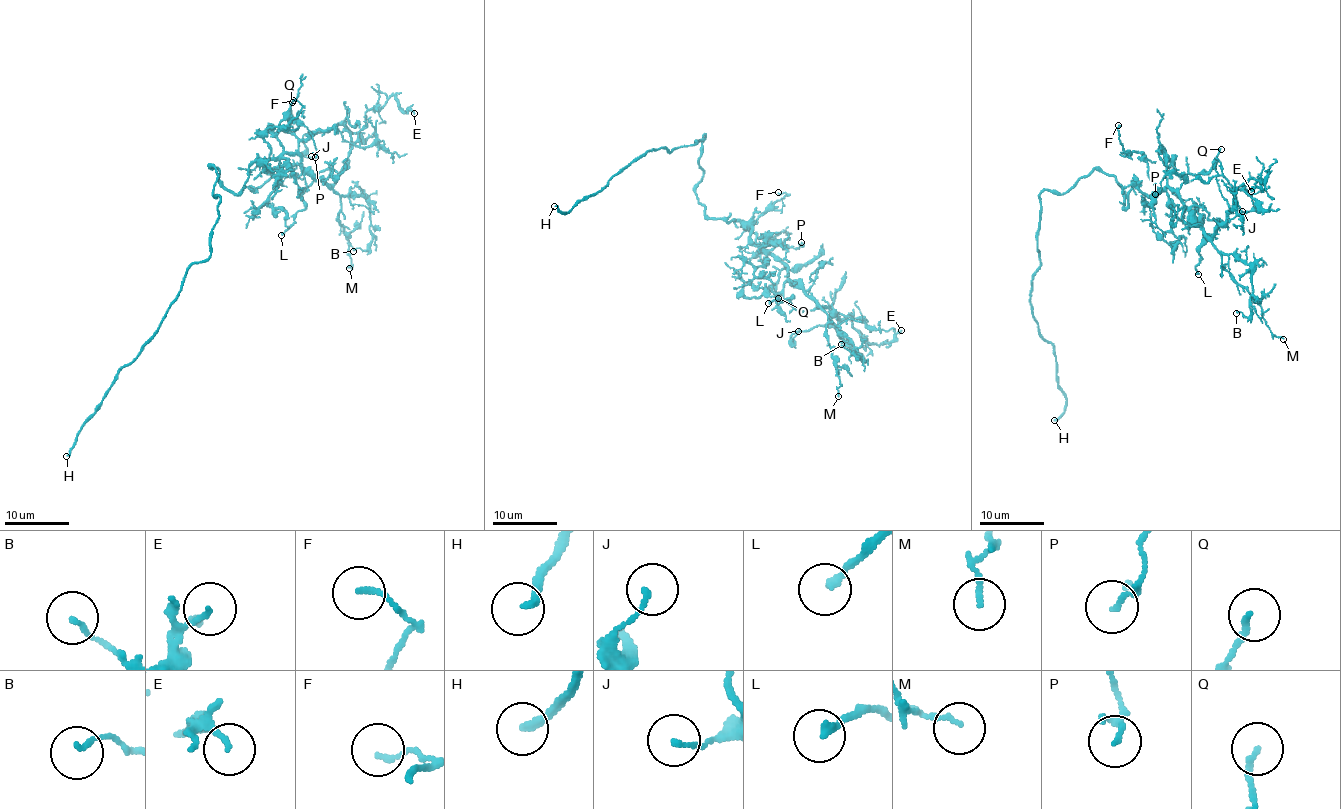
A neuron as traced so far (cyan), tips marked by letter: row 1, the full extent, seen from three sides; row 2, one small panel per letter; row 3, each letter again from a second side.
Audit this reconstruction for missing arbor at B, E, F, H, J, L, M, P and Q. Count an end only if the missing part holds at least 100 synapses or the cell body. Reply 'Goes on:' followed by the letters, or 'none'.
Goes on: H

